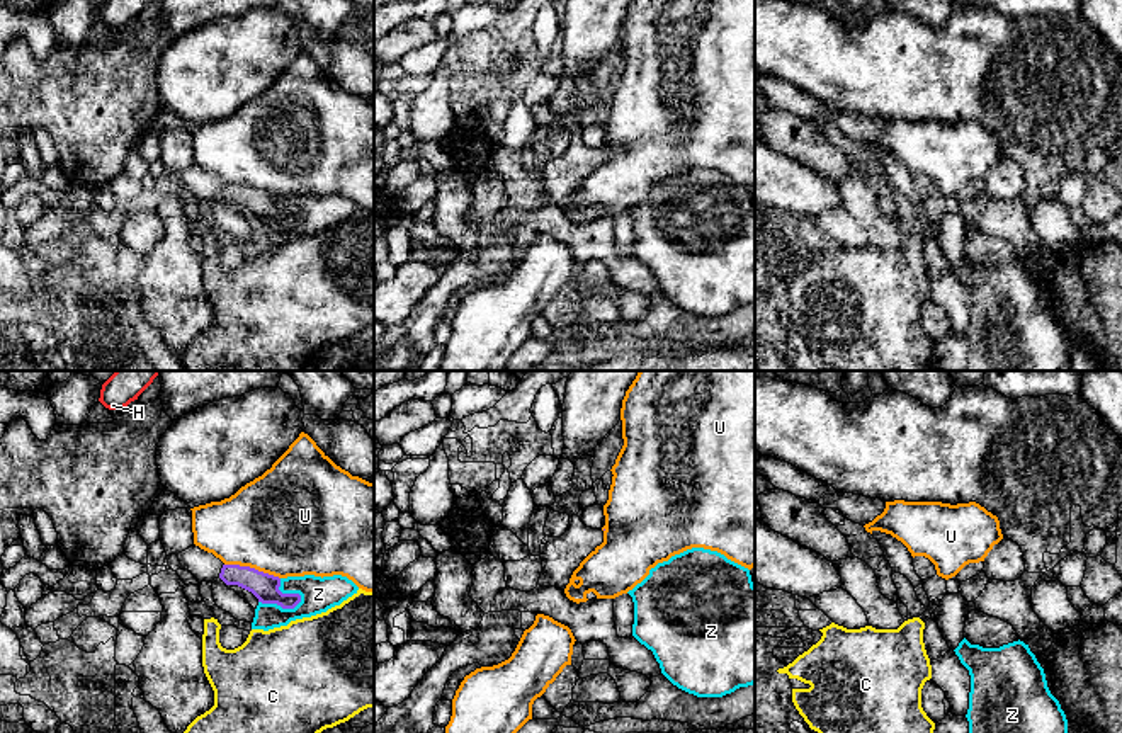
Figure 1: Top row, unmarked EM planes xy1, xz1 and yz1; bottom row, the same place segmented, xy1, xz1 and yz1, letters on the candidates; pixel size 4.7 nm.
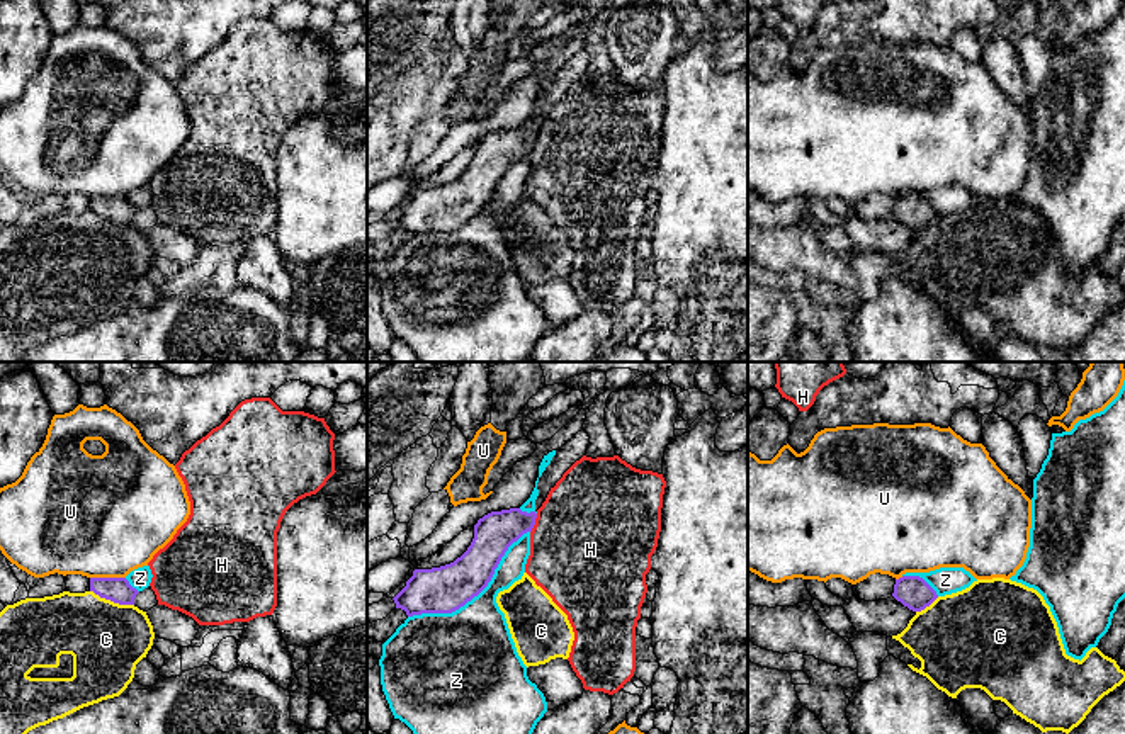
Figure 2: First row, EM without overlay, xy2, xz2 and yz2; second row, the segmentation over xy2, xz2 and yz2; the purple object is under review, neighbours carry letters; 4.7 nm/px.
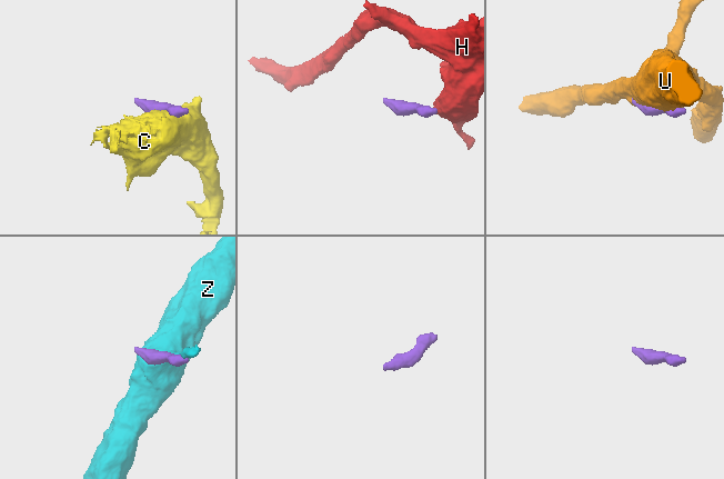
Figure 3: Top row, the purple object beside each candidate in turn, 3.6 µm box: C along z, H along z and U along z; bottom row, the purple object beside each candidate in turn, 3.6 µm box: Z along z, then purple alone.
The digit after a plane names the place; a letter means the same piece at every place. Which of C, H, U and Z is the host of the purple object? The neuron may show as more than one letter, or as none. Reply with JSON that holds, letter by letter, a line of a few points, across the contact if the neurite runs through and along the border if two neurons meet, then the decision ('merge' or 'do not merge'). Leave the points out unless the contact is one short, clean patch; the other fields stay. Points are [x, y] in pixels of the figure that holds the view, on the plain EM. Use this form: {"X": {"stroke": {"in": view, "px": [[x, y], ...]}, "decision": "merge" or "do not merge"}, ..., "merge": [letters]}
{"C": {"decision": "do not merge"}, "H": {"stroke": {"in": "xz2", "px": [[537, 133], [531, 152]]}, "decision": "do not merge"}, "U": {"decision": "do not merge"}, "Z": {"decision": "do not merge"}, "merge": []}

